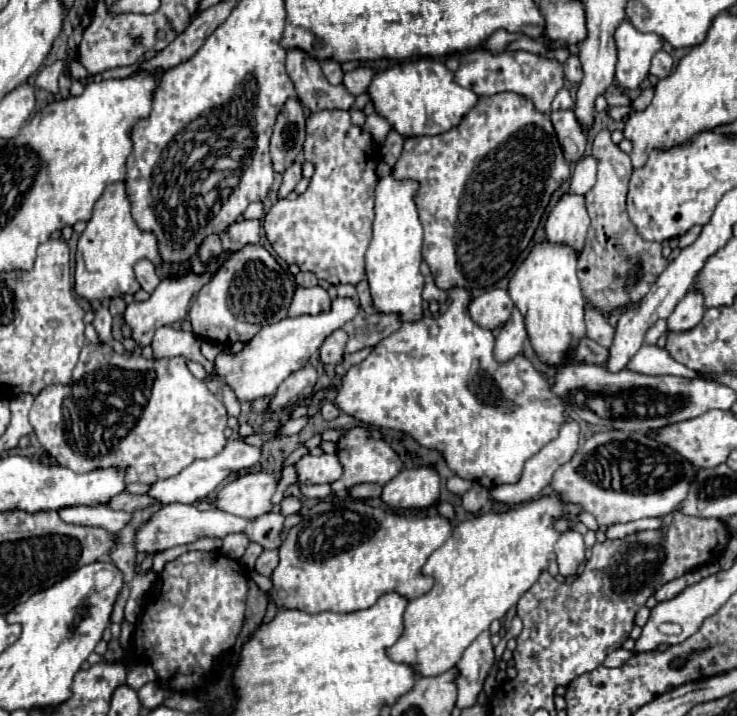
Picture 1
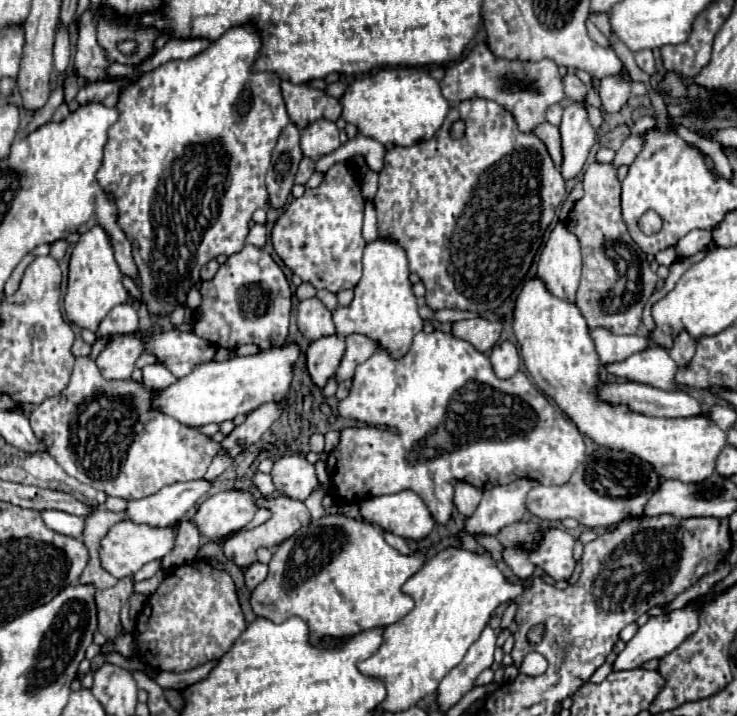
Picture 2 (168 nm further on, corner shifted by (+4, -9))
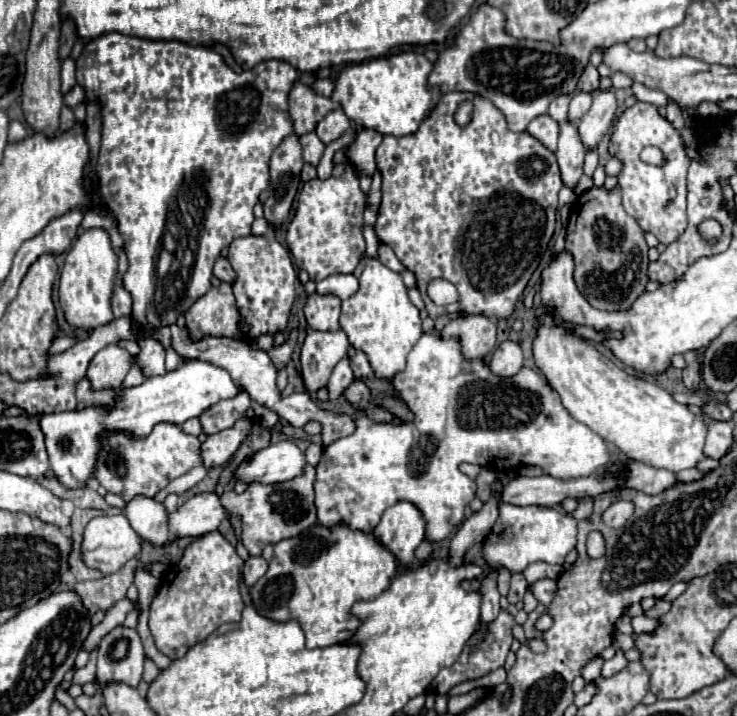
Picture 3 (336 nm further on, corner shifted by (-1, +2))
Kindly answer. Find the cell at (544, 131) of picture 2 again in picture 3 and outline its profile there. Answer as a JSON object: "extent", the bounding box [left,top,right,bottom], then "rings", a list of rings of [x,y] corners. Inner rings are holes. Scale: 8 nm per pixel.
{"extent":[526,115,558,151],"rings":[[[550,115],[536,117],[528,125],[526,131],[530,135],[534,135],[538,141],[542,141],[550,151],[556,151],[556,143],[558,143],[558,123]]]}

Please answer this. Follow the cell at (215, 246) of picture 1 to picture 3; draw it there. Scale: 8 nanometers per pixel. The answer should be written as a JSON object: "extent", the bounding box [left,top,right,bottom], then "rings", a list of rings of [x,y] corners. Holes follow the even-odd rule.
{"extent":[214,257,234,283],"rings":[[[218,257],[218,259],[216,259],[214,275],[216,275],[220,281],[224,281],[224,283],[232,283],[232,281],[234,281],[234,269],[230,267],[230,263],[228,263],[226,257]]]}

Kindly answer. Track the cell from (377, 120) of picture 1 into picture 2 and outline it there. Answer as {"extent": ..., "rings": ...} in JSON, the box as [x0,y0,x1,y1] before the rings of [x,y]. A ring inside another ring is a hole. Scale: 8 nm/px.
{"extent":[317,134,385,172],"rings":[[[357,134],[353,140],[349,140],[347,144],[339,146],[335,152],[331,152],[331,154],[323,156],[321,160],[317,160],[317,172],[327,172],[333,164],[345,162],[351,156],[357,156],[357,154],[365,156],[365,160],[367,160],[367,164],[369,164],[369,168],[373,172],[381,172],[383,156],[385,156],[385,146],[379,144],[373,138],[363,136],[363,134]]]}

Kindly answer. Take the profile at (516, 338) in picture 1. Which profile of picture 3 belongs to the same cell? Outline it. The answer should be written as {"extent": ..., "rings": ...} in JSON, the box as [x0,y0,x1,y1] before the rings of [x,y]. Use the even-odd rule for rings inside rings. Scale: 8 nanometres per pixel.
{"extent":[490,341,524,377],"rings":[[[502,341],[496,351],[490,357],[490,369],[492,373],[500,375],[500,377],[512,377],[520,371],[524,361],[522,355],[522,347],[516,341]]]}

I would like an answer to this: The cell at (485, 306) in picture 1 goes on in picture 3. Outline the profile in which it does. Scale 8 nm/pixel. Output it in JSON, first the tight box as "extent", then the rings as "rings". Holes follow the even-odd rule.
{"extent":[442,313,496,359],"rings":[[[462,313],[442,329],[442,337],[458,337],[468,359],[486,357],[496,347],[496,319],[484,313]]]}

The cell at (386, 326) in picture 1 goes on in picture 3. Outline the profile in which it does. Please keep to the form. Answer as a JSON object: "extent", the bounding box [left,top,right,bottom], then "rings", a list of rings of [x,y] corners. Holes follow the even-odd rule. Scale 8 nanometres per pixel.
{"extent":[328,357,354,399],"rings":[[[344,357],[338,361],[338,365],[334,367],[334,373],[328,381],[328,391],[330,391],[330,399],[336,399],[344,393],[344,389],[354,381],[352,375],[352,367],[350,367],[350,359]]]}

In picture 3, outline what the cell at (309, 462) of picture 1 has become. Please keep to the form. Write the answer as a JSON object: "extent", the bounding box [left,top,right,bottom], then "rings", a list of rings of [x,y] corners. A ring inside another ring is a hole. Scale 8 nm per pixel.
{"extent":[236,441,306,483],"rings":[[[292,441],[272,443],[260,449],[250,463],[242,463],[236,477],[246,483],[282,483],[304,473],[306,457]]]}

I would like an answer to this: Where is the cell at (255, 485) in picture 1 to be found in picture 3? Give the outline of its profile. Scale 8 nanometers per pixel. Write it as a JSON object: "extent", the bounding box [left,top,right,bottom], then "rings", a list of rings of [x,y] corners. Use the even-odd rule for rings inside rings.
{"extent":[168,493,228,537],"rings":[[[198,493],[192,499],[188,499],[176,513],[168,515],[168,525],[174,537],[202,537],[210,531],[216,531],[226,517],[228,517],[228,511],[224,509],[216,493]]]}

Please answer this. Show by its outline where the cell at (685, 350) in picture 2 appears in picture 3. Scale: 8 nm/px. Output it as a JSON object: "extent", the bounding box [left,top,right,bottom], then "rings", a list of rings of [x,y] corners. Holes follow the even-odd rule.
{"extent":[684,351,700,389],"rings":[[[688,351],[684,353],[684,361],[686,361],[686,367],[684,367],[684,385],[688,389],[696,389],[698,383],[700,383],[700,363],[698,363],[698,351]]]}

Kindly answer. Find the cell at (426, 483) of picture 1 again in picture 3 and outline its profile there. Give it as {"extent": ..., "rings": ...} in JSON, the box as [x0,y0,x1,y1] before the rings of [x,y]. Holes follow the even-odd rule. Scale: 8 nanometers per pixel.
{"extent":[374,499,426,565],"rings":[[[402,499],[382,513],[374,535],[402,565],[408,565],[414,559],[414,549],[426,539],[426,519],[414,503]]]}

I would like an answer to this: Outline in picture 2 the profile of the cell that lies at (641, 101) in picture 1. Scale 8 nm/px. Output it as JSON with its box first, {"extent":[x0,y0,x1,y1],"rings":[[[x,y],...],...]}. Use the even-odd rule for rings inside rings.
{"extent":[567,160,657,334],"rings":[[[593,160],[585,166],[585,176],[583,176],[583,198],[575,202],[573,210],[567,216],[567,230],[577,236],[581,244],[581,256],[583,256],[583,274],[581,274],[581,286],[577,292],[577,308],[587,320],[589,328],[607,328],[613,334],[637,334],[641,326],[641,314],[655,292],[657,284],[657,274],[649,268],[647,256],[641,252],[641,248],[635,244],[635,240],[629,236],[629,230],[621,218],[621,182],[615,176],[615,166],[611,164],[595,164]],[[617,288],[617,306],[603,306],[605,296]]]}

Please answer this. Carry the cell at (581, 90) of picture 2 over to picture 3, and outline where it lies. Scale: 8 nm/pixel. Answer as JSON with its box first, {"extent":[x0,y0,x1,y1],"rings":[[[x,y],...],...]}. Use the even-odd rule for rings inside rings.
{"extent":[578,65,600,93],"rings":[[[588,65],[588,67],[584,69],[580,81],[578,81],[578,91],[586,91],[586,93],[596,91],[596,89],[598,89],[598,79],[600,79],[600,75],[598,75],[596,67]]]}

